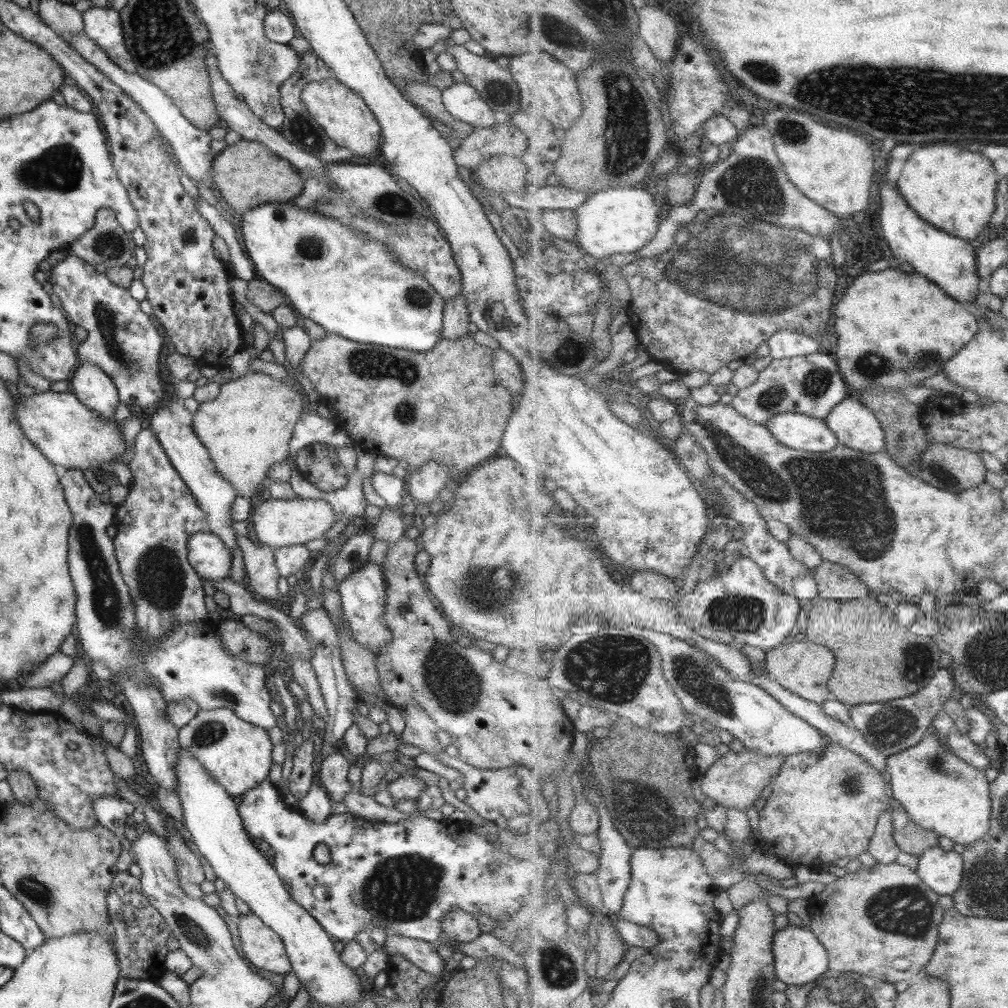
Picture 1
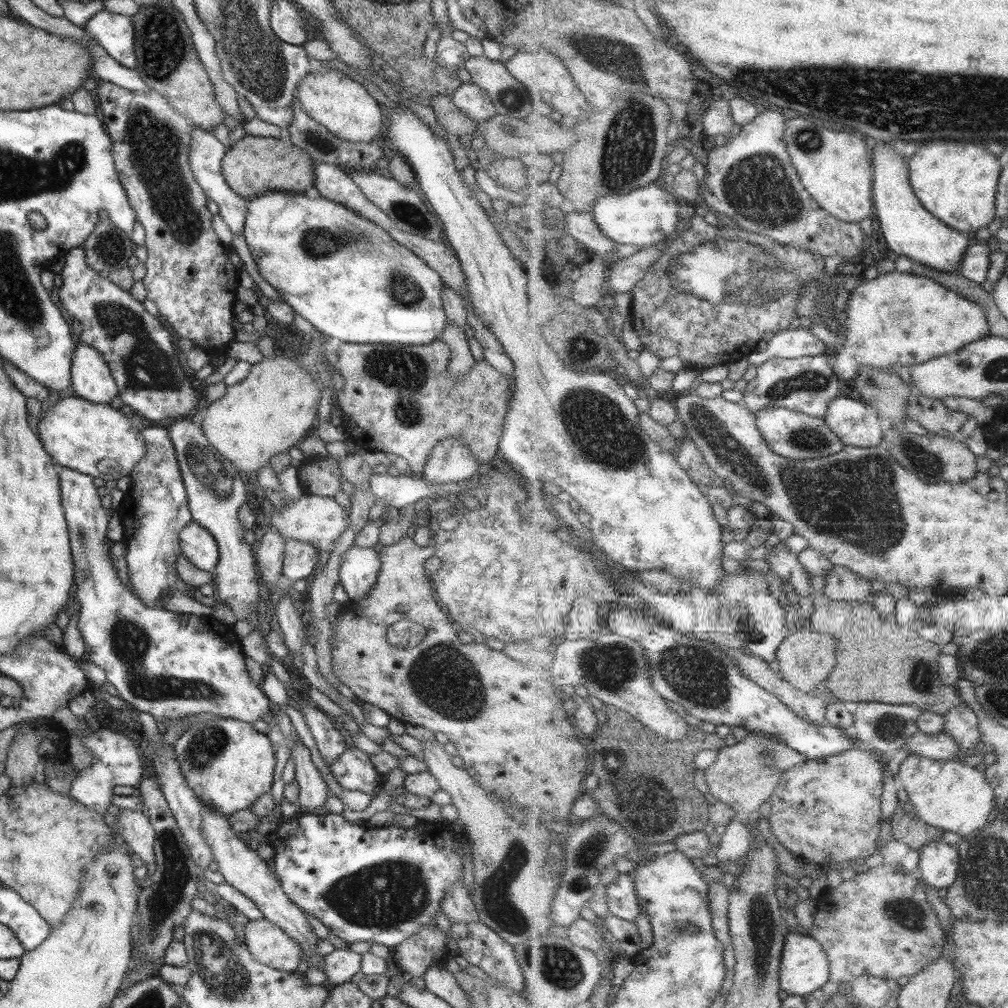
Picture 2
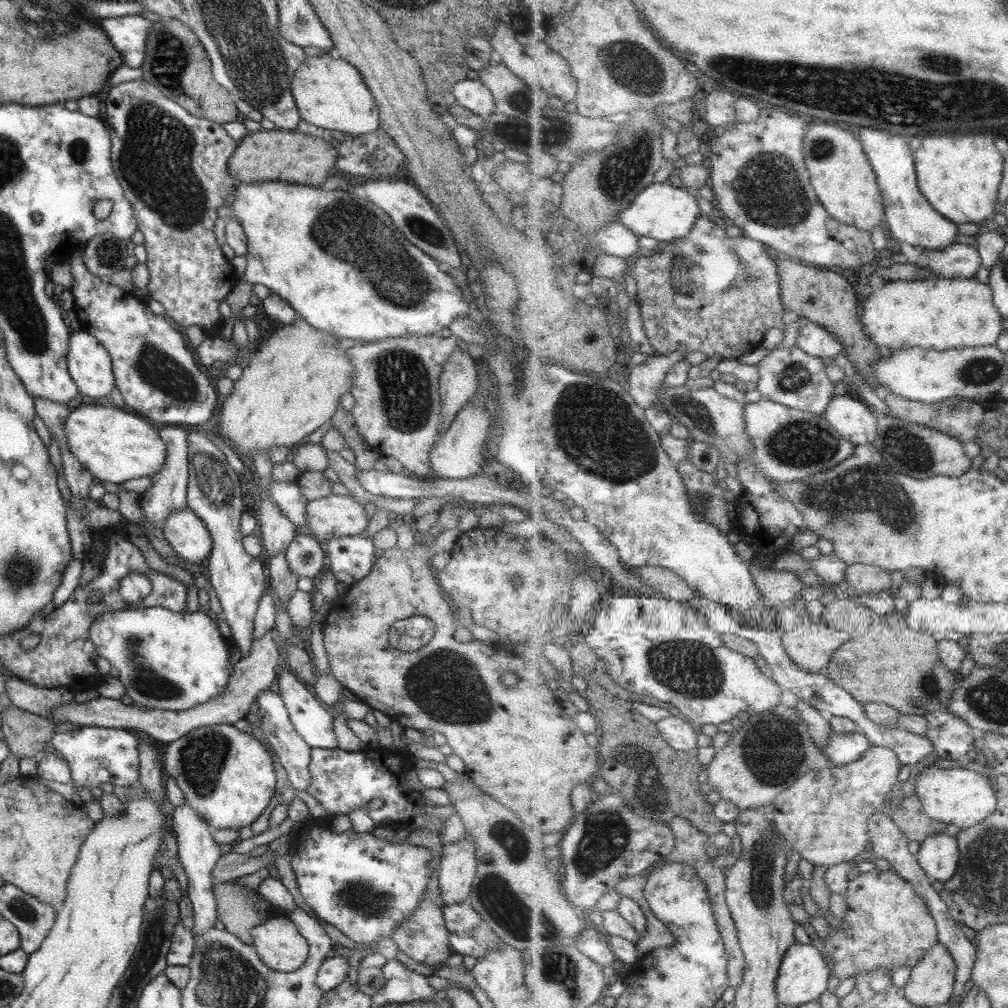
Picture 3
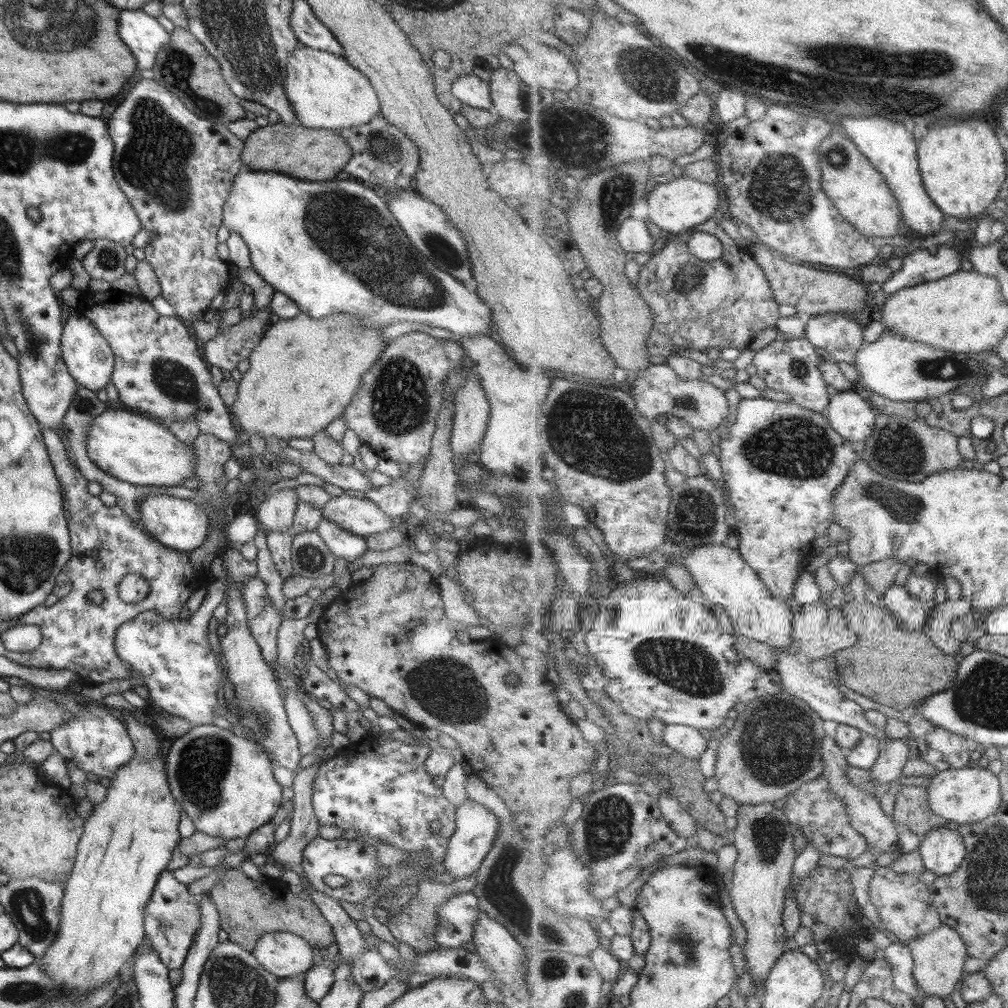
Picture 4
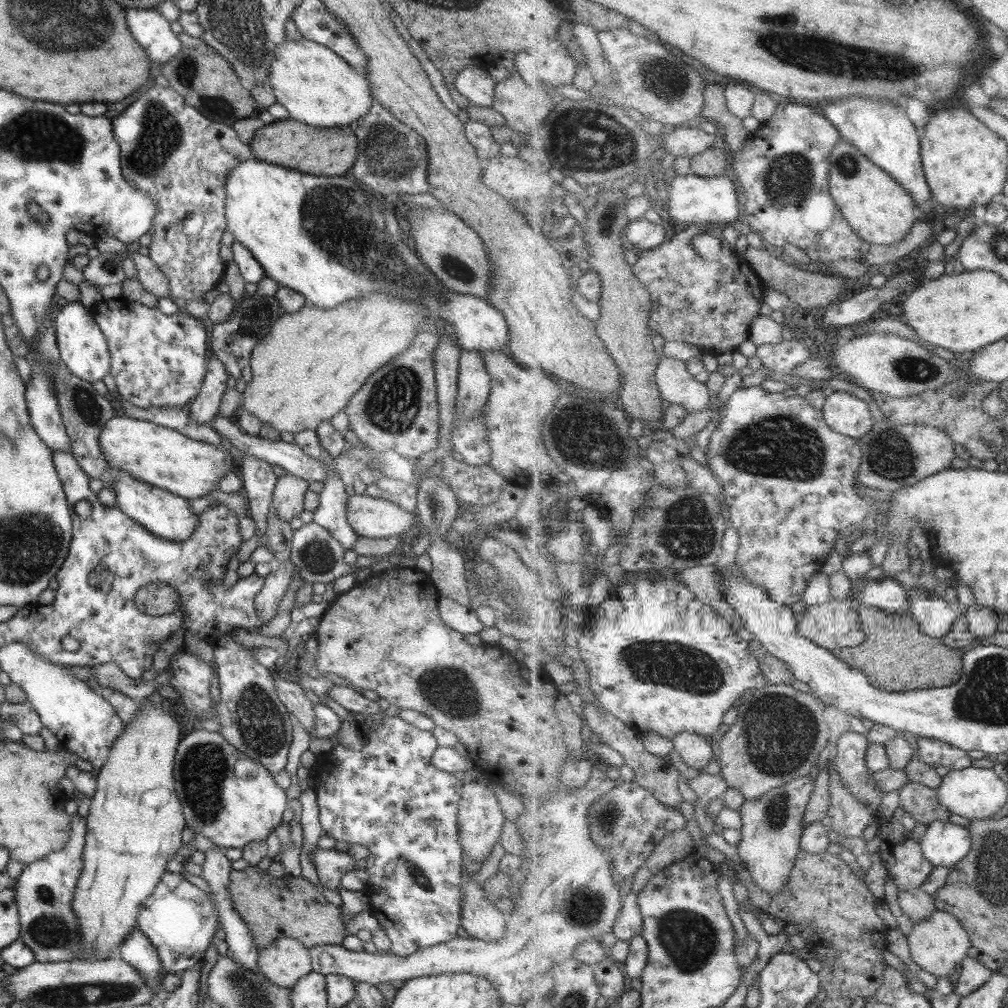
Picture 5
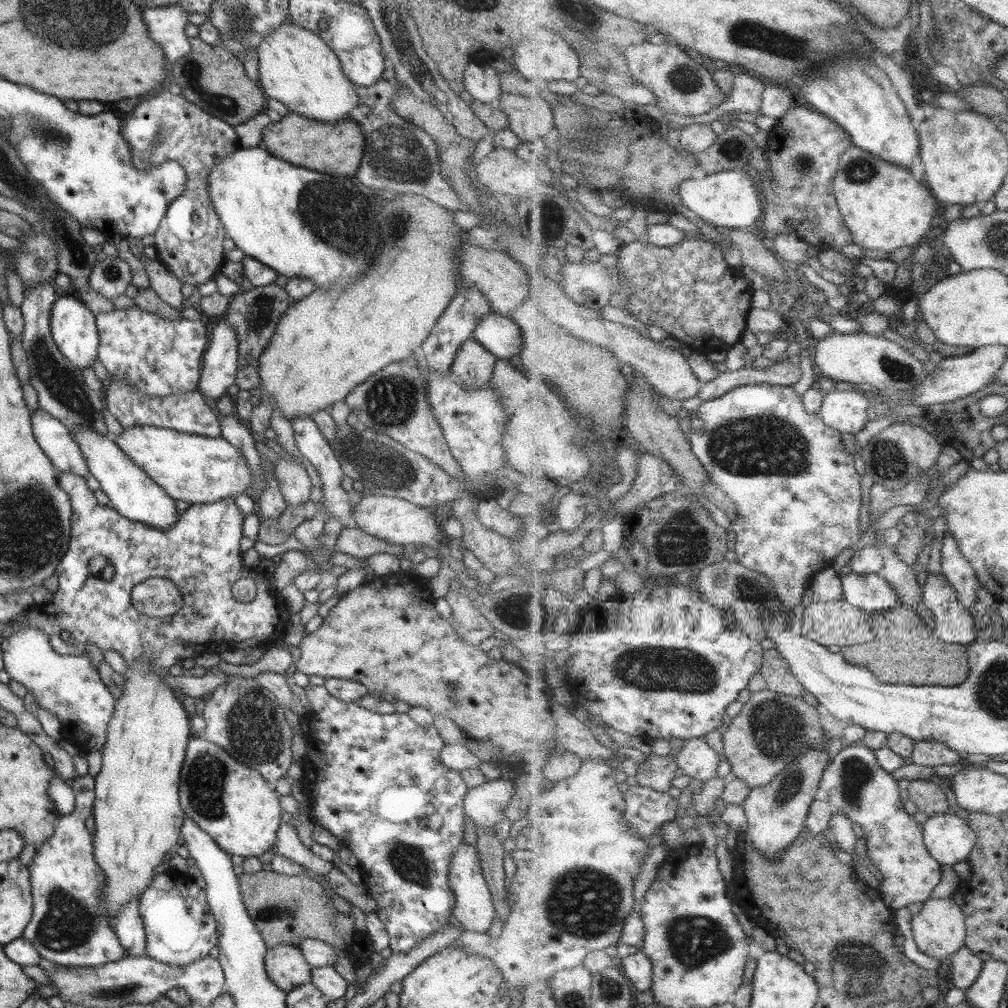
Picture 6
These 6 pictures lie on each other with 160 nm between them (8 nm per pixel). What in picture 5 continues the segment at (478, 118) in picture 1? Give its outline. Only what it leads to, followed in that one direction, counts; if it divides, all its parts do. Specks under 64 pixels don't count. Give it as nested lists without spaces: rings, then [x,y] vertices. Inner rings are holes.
[[[476,65],[465,67],[454,78],[454,87],[457,92],[470,104],[483,108],[492,106],[495,83],[495,78]]]

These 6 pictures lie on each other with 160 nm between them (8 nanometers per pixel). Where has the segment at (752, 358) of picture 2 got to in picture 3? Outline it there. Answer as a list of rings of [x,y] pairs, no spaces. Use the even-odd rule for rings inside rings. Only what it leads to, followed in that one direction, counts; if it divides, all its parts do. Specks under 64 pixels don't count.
[[[812,321],[809,325],[801,326],[796,345],[801,350],[822,358],[835,358],[839,354],[846,356],[844,344],[832,332]]]

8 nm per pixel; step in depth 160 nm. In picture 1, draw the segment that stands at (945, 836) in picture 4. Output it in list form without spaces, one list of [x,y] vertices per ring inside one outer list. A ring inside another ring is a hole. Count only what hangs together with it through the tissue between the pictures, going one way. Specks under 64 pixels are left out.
[[[938,846],[928,848],[919,857],[916,871],[923,882],[937,894],[955,894],[964,882],[964,866],[961,854],[943,850]]]

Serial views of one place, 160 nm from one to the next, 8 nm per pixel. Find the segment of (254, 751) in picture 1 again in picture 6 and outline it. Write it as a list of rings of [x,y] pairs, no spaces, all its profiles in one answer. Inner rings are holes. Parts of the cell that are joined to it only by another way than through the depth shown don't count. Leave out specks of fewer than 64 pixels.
[[[194,734],[187,742],[178,779],[180,810],[199,830],[206,832],[213,842],[225,851],[225,854],[240,856],[243,859],[249,856],[257,858],[272,848],[276,830],[282,823],[279,819],[283,811],[279,806],[279,795],[267,786],[261,774],[257,774],[255,770],[249,770],[247,766],[241,766],[235,758],[225,754],[219,746]]]

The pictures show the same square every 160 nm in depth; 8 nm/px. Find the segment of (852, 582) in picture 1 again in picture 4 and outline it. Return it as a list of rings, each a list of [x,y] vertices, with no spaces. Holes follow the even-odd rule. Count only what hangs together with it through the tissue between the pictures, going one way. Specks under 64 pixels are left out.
[[[888,558],[876,563],[861,565],[858,572],[864,577],[868,590],[874,589],[879,595],[883,596],[887,589],[895,584],[895,574],[903,566],[905,566],[903,561]]]

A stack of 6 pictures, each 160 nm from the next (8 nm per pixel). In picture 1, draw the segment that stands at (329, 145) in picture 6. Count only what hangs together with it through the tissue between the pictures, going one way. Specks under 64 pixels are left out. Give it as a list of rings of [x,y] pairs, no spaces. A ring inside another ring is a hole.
[[[239,138],[215,154],[210,175],[216,190],[237,216],[253,207],[268,202],[287,203],[302,191],[302,180],[297,170],[258,142]]]

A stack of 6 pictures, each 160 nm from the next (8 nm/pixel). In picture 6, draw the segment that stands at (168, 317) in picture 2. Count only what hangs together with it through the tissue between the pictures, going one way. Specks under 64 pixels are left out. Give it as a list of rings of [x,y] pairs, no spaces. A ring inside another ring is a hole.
[[[161,92],[153,98],[139,102],[139,106],[121,120],[120,135],[126,142],[135,170],[148,170],[165,161],[175,161],[185,173],[185,190],[182,190],[173,202],[169,203],[163,218],[153,233],[153,249],[156,259],[167,271],[177,278],[181,285],[198,287],[205,281],[214,280],[224,262],[222,242],[225,238],[223,223],[214,212],[208,193],[208,176],[216,160],[225,158],[239,147],[234,128],[213,115],[205,114],[194,104],[183,100],[181,96]]]

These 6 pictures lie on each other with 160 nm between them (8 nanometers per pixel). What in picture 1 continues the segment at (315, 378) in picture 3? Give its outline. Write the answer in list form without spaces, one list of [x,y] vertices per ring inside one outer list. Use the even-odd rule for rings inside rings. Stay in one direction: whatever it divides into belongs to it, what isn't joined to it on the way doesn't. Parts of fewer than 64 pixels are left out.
[[[246,372],[236,380],[221,384],[215,398],[198,404],[192,414],[192,429],[199,442],[207,449],[215,472],[226,480],[239,496],[250,497],[263,486],[271,464],[285,460],[289,454],[288,440],[292,426],[297,422],[301,407],[306,405],[303,393],[291,382],[281,383],[265,373]]]

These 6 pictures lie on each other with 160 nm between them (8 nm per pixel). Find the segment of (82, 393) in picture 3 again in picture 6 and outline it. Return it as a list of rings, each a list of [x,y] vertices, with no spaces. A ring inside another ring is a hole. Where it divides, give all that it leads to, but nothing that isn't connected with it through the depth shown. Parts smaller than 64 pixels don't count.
[[[69,292],[55,300],[51,306],[51,315],[49,315],[49,328],[56,347],[70,364],[79,369],[92,366],[97,358],[99,335],[95,327],[94,315],[85,308],[78,298]]]

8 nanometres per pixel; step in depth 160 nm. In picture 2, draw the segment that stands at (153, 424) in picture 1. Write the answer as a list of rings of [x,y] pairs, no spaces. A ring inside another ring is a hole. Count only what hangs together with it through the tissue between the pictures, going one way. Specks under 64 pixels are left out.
[[[190,417],[175,419],[172,424],[167,426],[166,431],[169,440],[172,442],[177,466],[186,490],[191,520],[201,529],[205,529],[215,539],[218,548],[218,561],[213,572],[209,575],[209,582],[215,592],[215,601],[218,604],[228,606],[237,621],[251,617],[255,615],[253,608],[259,600],[257,592],[260,586],[257,584],[258,574],[254,565],[254,551],[251,549],[250,544],[243,540],[244,530],[239,524],[239,520],[237,520],[237,509],[241,504],[245,503],[245,494],[248,487],[244,477],[229,461],[225,461],[221,454],[208,444],[200,425],[193,423]]]

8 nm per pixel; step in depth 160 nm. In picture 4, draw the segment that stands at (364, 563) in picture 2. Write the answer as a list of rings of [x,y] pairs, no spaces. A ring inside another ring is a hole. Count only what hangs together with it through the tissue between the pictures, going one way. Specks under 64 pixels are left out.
[[[324,518],[319,521],[316,532],[334,557],[343,558],[347,565],[357,560],[366,550],[366,542],[363,537],[354,536]]]

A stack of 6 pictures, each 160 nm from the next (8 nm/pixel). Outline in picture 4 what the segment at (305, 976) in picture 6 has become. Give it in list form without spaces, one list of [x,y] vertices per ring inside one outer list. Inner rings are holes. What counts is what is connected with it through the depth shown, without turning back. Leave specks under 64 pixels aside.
[[[285,931],[263,933],[250,952],[274,977],[304,973],[311,967],[312,948],[300,936]]]

